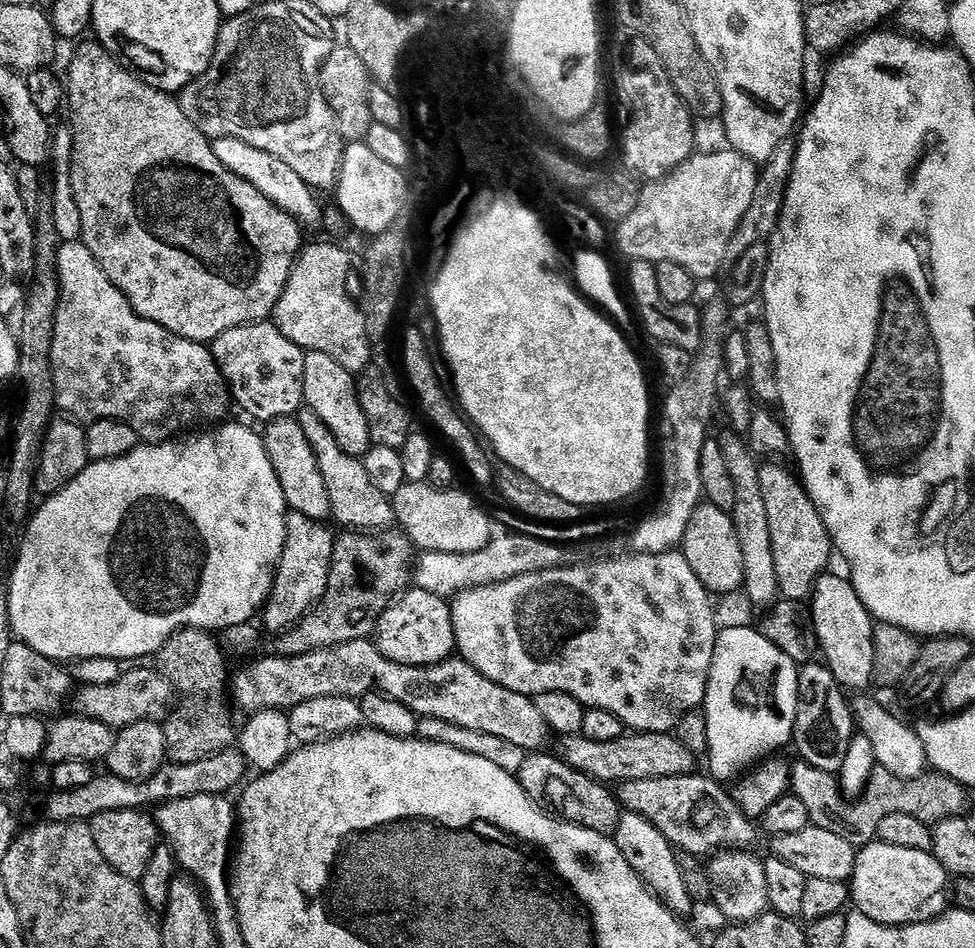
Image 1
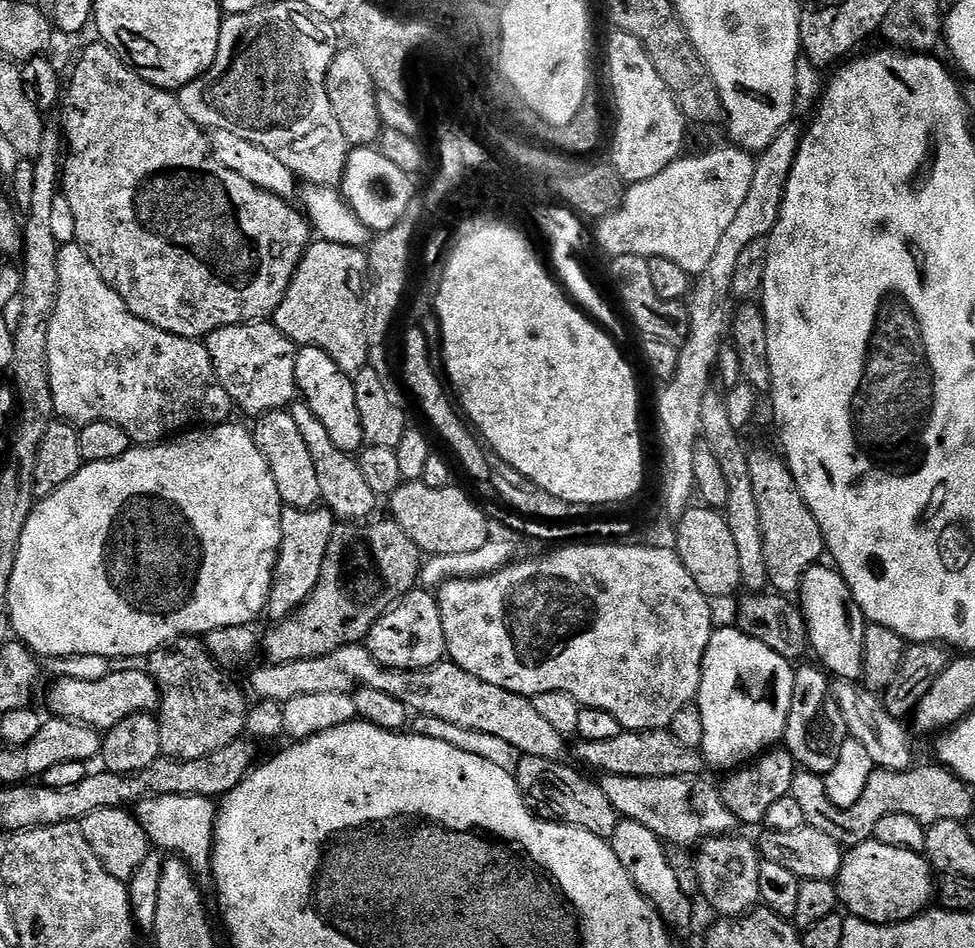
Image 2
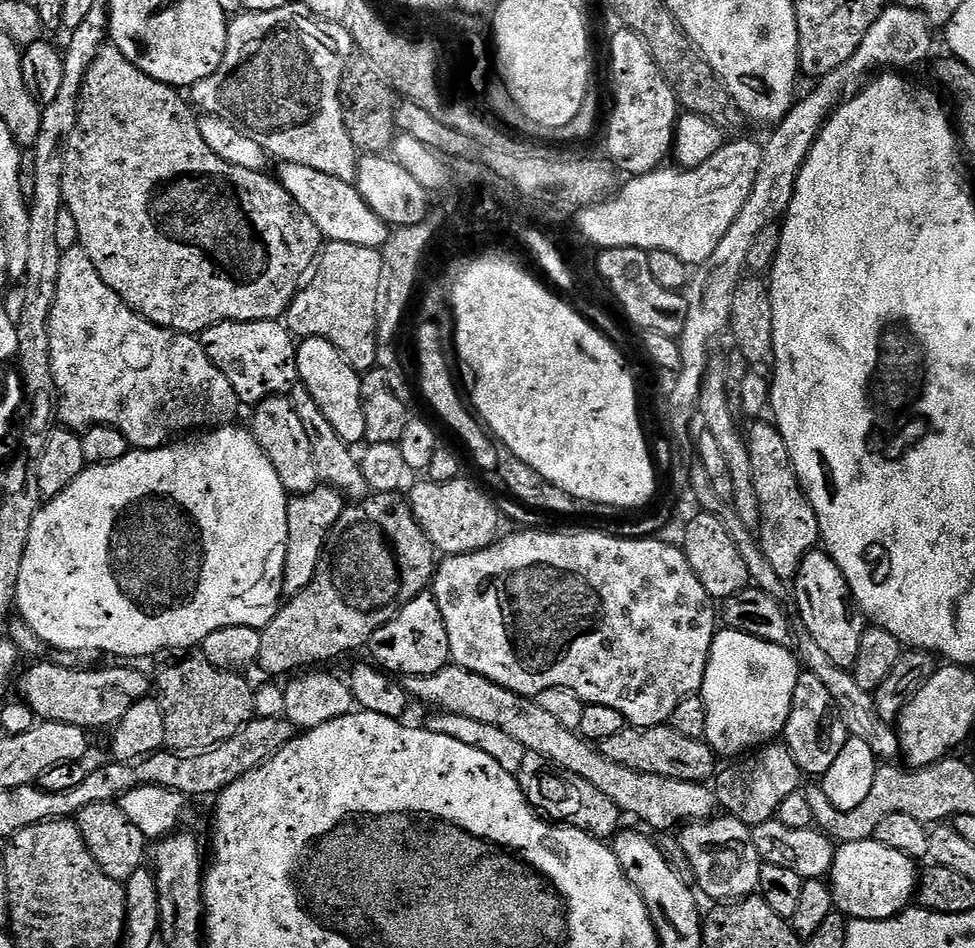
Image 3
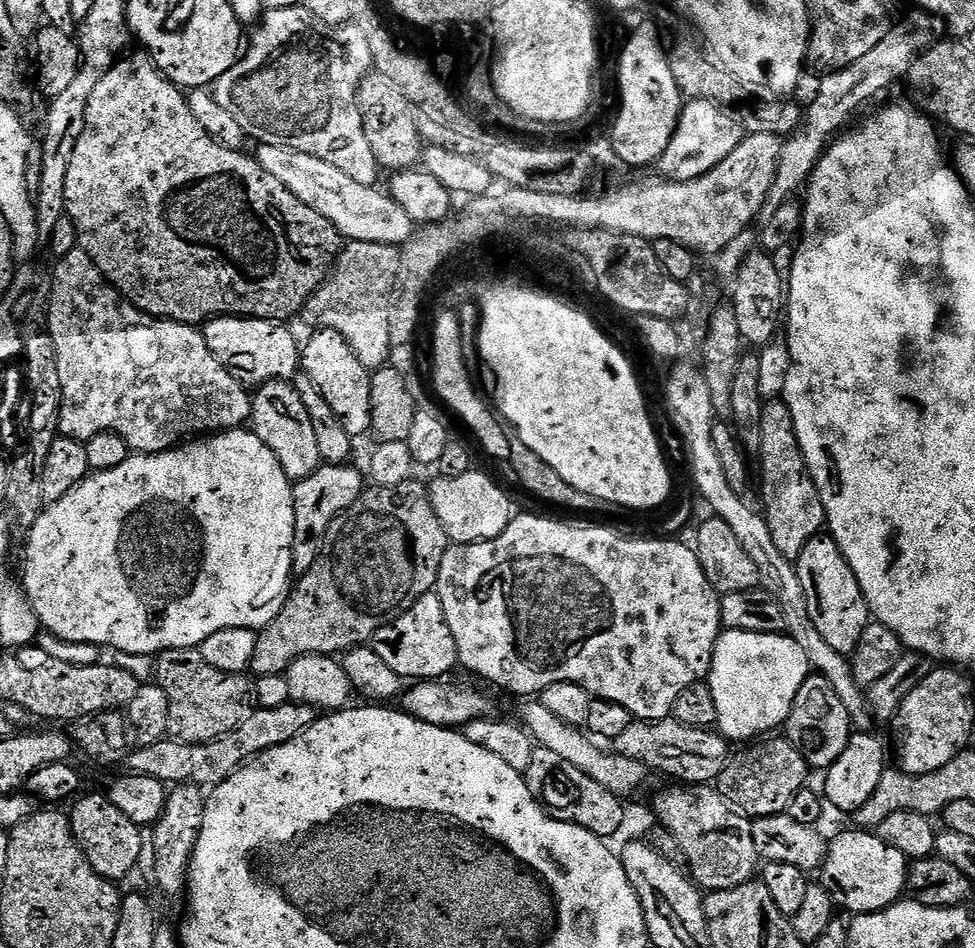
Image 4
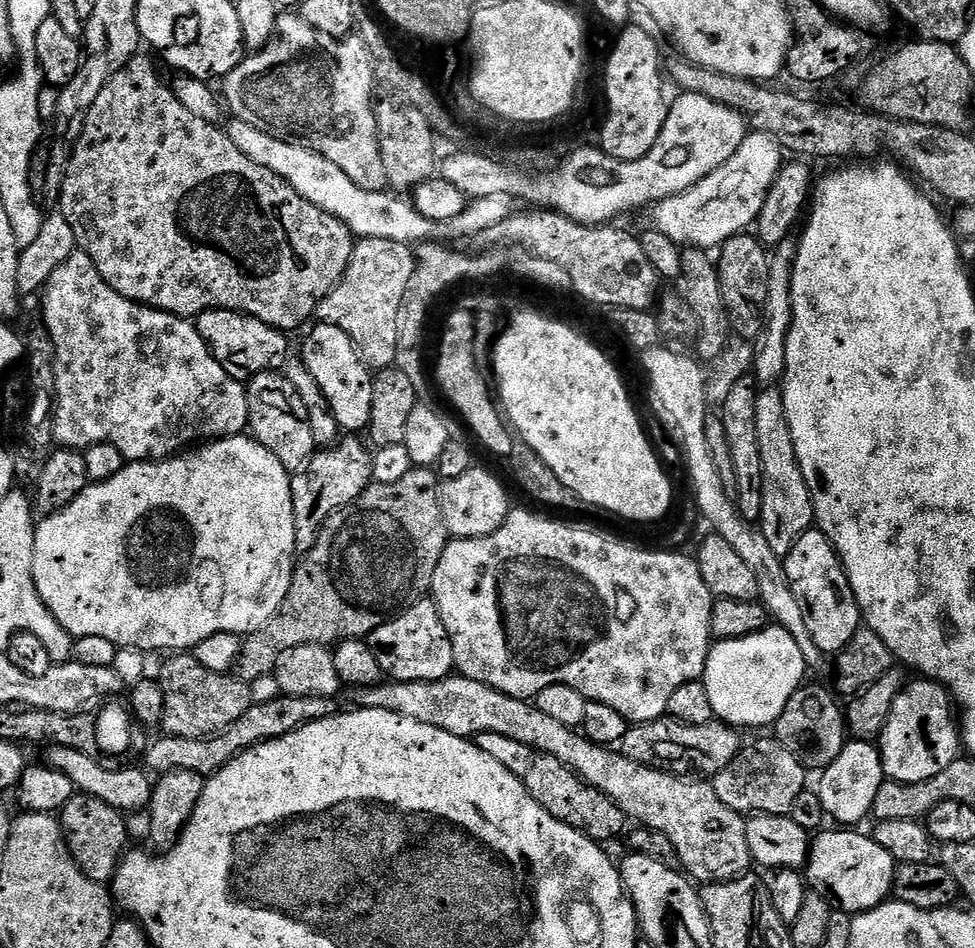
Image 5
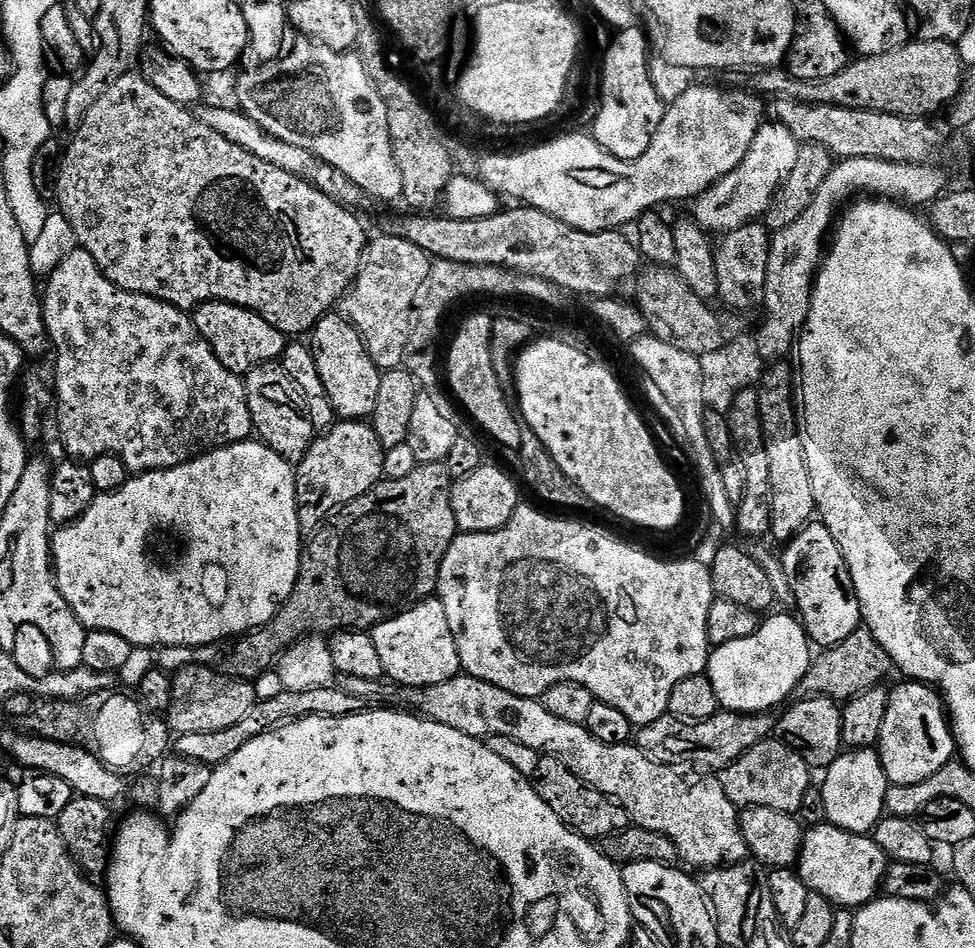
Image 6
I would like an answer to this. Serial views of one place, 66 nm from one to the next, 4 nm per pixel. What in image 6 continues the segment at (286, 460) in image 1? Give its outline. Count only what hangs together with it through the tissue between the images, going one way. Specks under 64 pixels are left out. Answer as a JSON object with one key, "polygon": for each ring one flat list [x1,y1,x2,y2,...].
{"polygon":[[276,362,258,366,243,377,243,382,255,435,289,464,300,464,316,439,318,429,310,422,308,407,298,386,290,382,286,370]]}

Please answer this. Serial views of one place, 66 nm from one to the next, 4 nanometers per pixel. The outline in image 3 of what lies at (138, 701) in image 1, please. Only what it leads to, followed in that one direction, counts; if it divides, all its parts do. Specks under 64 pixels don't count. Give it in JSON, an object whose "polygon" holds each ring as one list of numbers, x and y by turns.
{"polygon":[[36,664,33,668,26,668,18,680,18,692,20,688,24,695,21,696,23,703,29,704,41,721,62,722,85,730,111,729,120,723,134,702,149,699,150,696,150,677,137,670,115,666,67,668,64,664]]}

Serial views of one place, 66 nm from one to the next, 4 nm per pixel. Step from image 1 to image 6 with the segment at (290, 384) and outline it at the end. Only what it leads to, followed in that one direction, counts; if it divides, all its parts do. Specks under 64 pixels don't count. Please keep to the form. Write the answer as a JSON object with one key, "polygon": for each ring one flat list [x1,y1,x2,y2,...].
{"polygon":[[207,300,194,312,194,323,202,338,214,350,218,362,226,370,237,374,247,374,258,366,279,361,284,354,286,337,266,318,254,314,249,308,227,304,221,300]]}

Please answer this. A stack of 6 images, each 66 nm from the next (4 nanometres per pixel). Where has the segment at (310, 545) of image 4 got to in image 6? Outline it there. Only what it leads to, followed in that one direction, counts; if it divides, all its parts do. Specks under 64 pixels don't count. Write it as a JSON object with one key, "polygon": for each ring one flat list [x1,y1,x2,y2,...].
{"polygon":[[340,420,323,434,317,435,312,441,310,450,302,458,302,462,295,465,296,473,296,505,298,506,298,522,300,531,311,534,343,504,354,502,362,494,366,494,376,484,379,484,384,474,385,449,378,442,378,434,371,423,363,420]]}

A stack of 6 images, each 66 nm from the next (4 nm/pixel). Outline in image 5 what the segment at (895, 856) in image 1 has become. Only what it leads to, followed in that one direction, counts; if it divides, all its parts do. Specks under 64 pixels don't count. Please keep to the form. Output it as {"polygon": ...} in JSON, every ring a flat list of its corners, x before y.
{"polygon":[[838,830,842,832,821,831,815,839,811,841,808,850,808,862,806,865,806,883,811,891,822,894,826,902,832,905,833,909,849,914,859,914,869,912,885,903,892,896,892,883,896,873,896,860,871,836,863,836,860,830]]}

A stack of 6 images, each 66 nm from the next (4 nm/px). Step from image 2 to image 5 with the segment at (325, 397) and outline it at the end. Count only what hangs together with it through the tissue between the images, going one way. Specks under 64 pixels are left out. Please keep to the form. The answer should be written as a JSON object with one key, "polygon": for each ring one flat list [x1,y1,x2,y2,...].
{"polygon":[[316,322,307,332,302,353,306,370,314,374,322,394,326,394,328,405,340,429,348,434,363,433,370,422,370,405,374,399,373,373,360,357,356,343,352,341,350,334,346,334,346,330]]}

